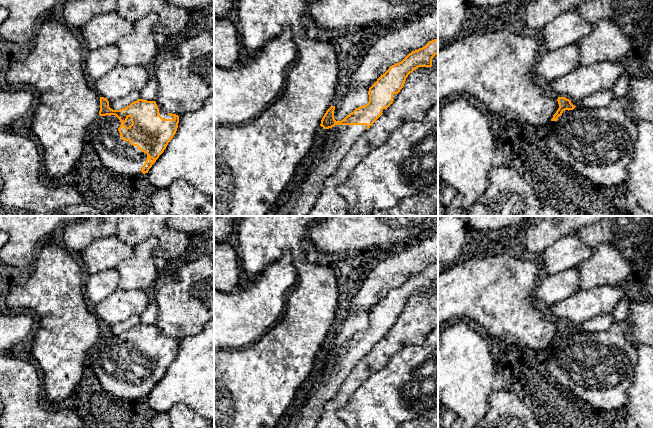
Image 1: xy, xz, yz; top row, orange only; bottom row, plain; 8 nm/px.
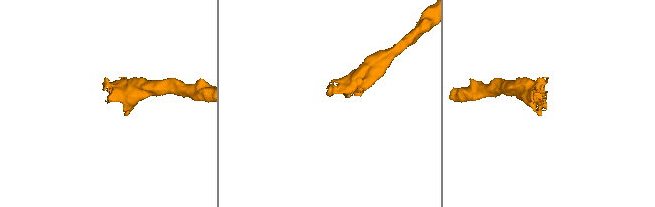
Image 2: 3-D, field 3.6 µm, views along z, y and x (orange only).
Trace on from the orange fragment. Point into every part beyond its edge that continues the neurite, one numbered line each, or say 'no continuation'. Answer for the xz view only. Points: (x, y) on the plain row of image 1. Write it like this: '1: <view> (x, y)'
1: xz (342, 361)

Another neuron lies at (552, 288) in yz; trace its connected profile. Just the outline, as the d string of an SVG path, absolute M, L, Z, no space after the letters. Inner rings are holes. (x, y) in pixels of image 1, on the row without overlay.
M569 268L555 275L543 275L534 291L534 297L543 306L553 305L579 291L579 279L576 268Z

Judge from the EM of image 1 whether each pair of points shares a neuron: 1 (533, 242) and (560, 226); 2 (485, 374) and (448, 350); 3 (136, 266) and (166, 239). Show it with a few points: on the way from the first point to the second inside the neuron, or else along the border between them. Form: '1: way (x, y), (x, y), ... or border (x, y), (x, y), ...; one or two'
1: way (540, 236), (553, 226); one
2: way (476, 374), (472, 374), (457, 359); one
3: border (134, 245), (153, 237), (157, 241), (158, 255); two

